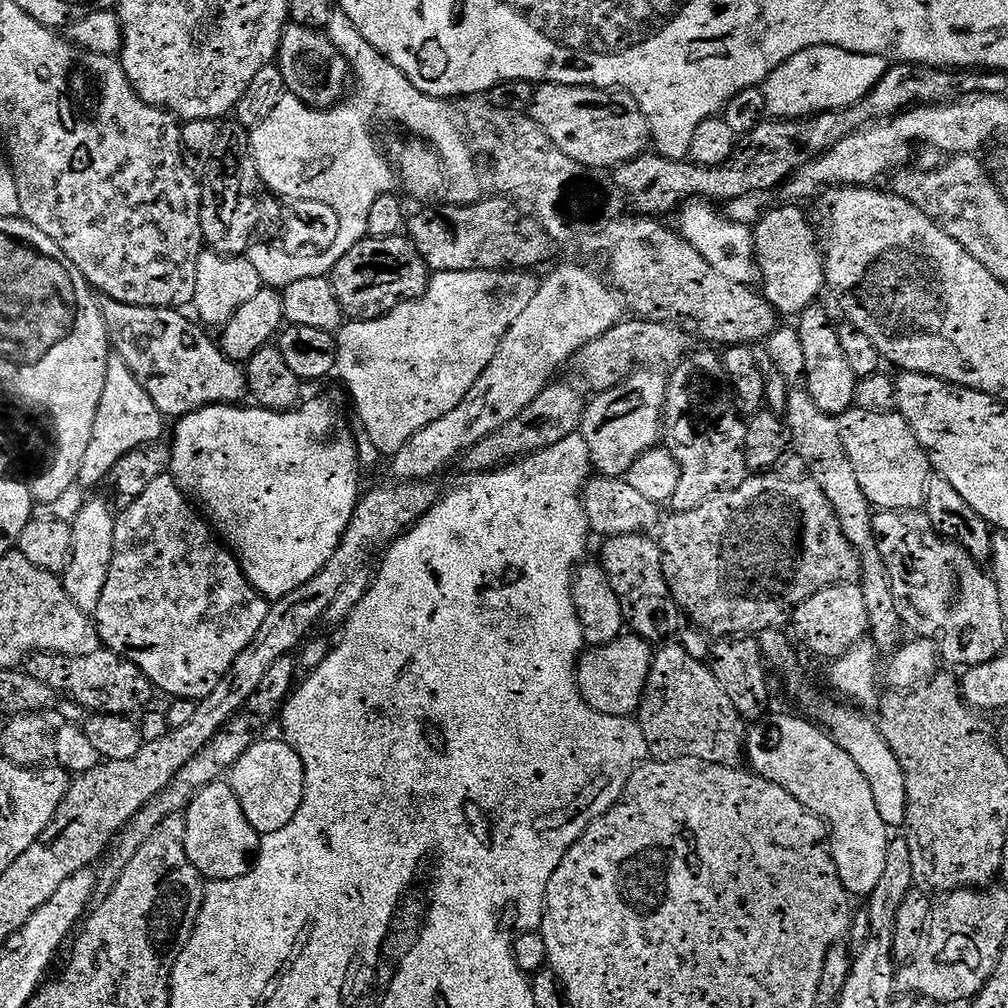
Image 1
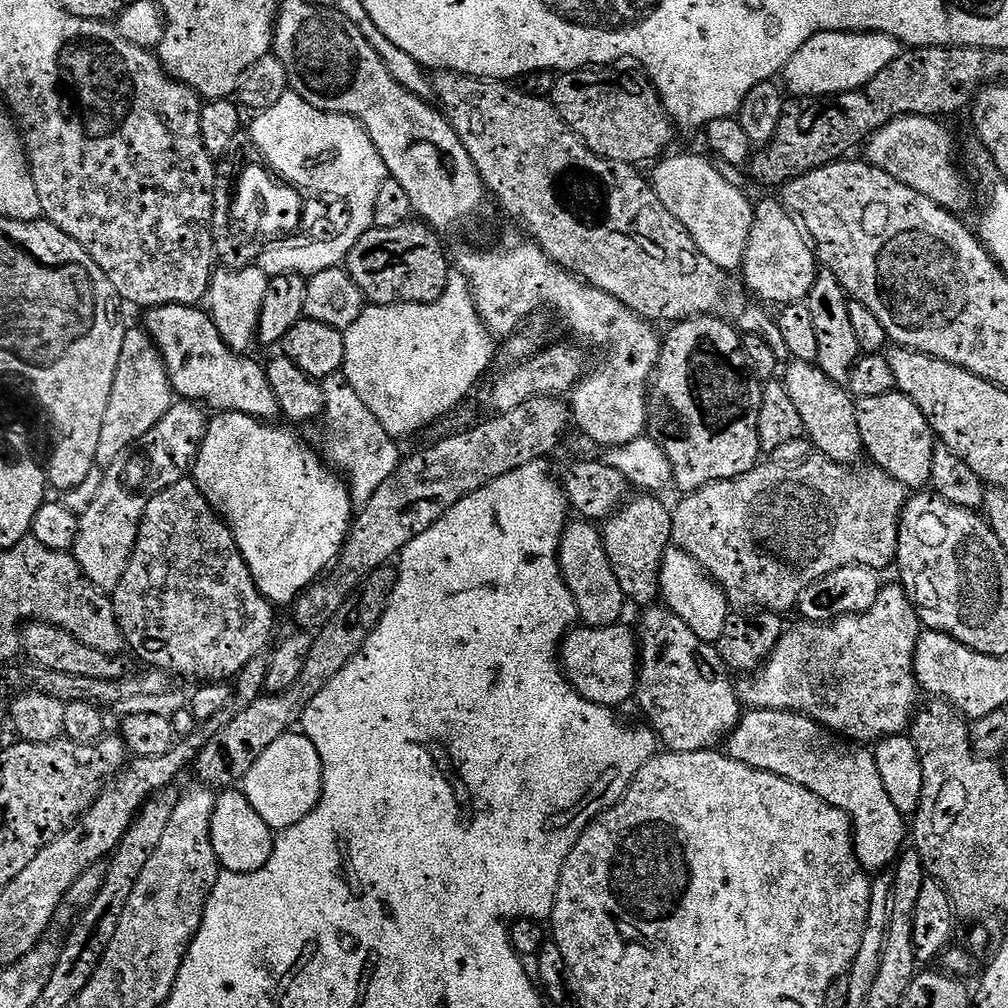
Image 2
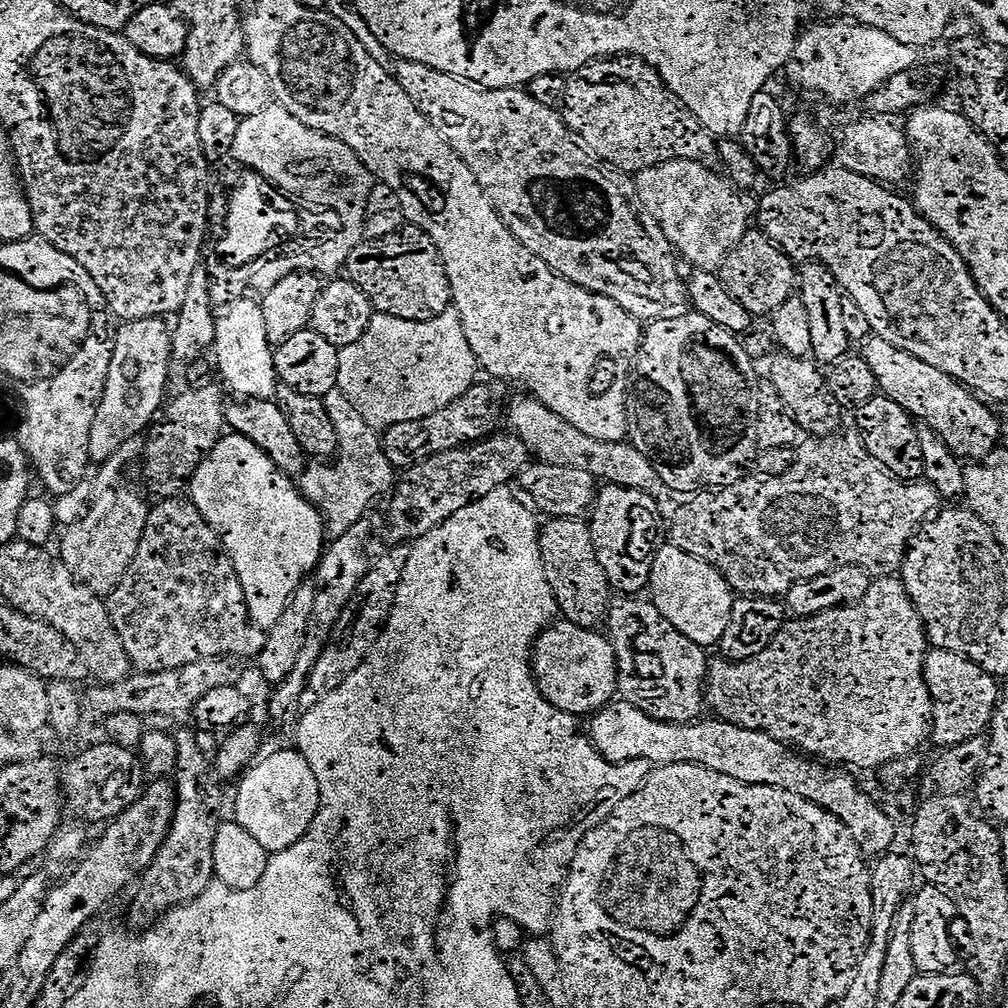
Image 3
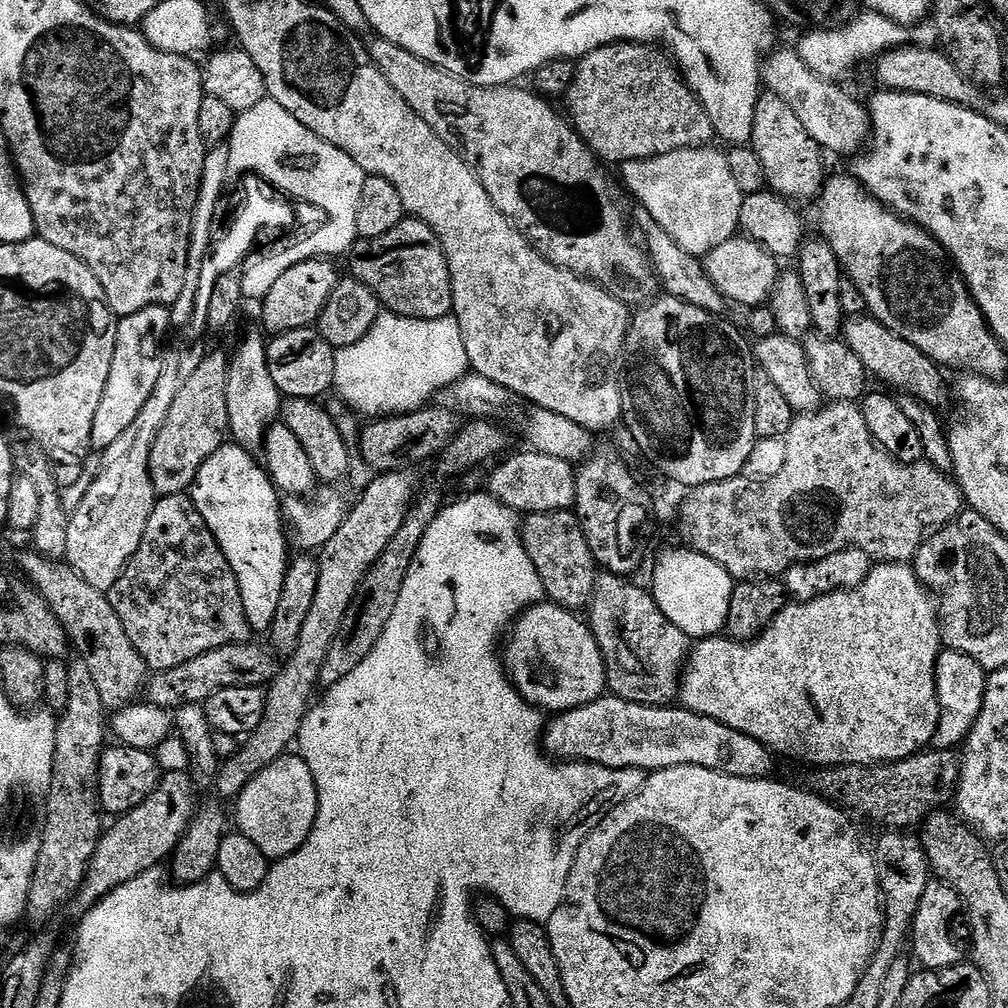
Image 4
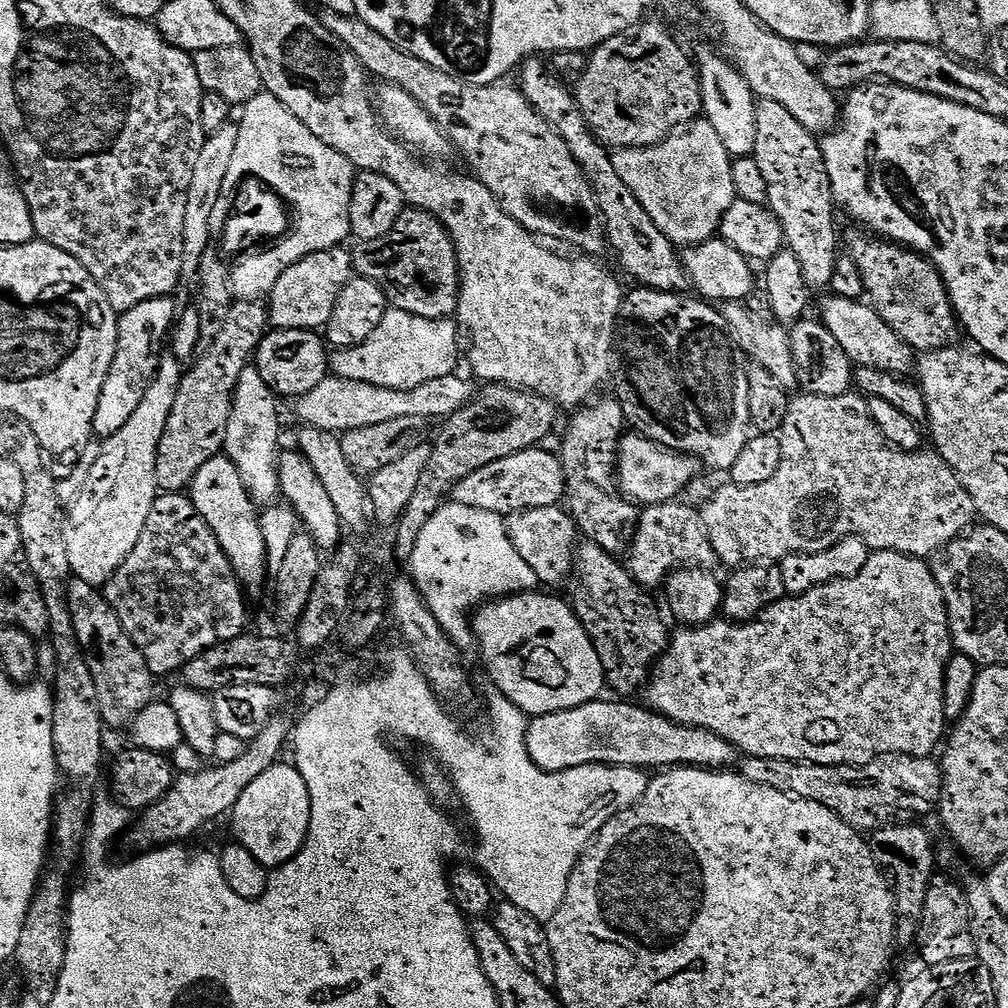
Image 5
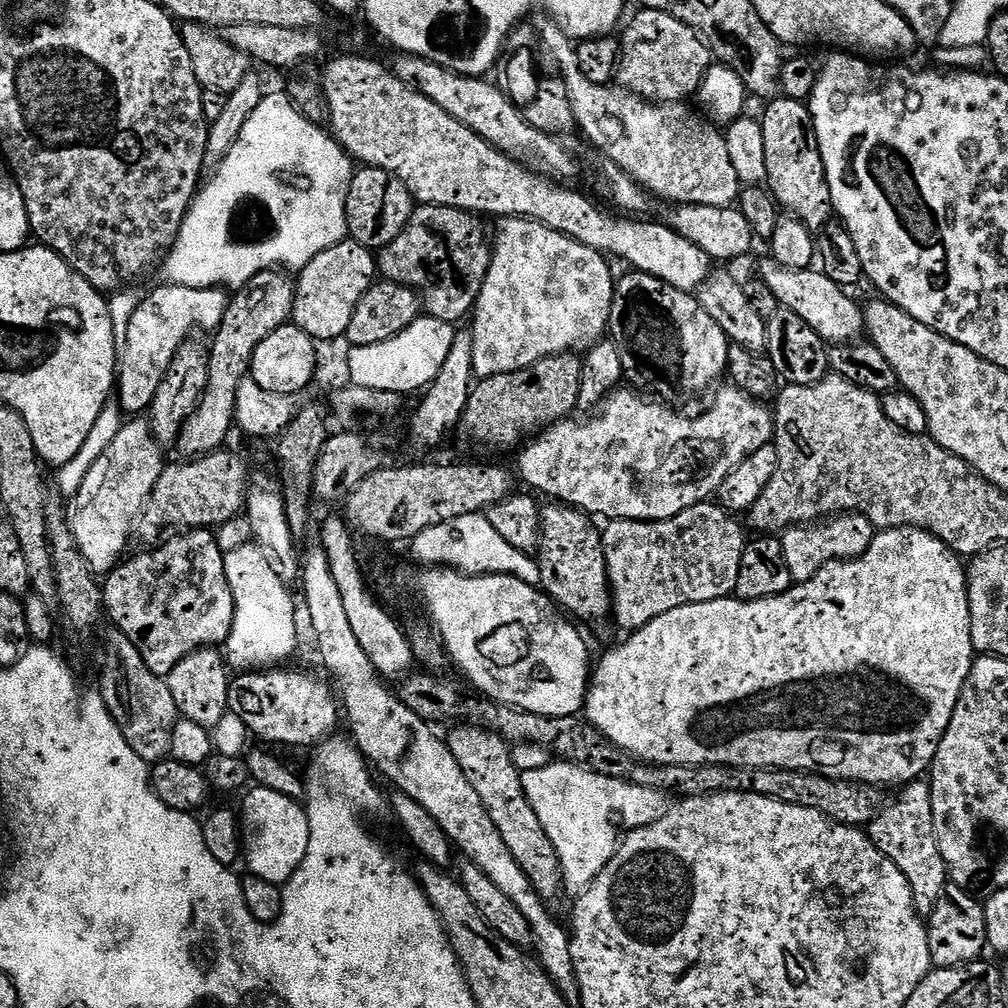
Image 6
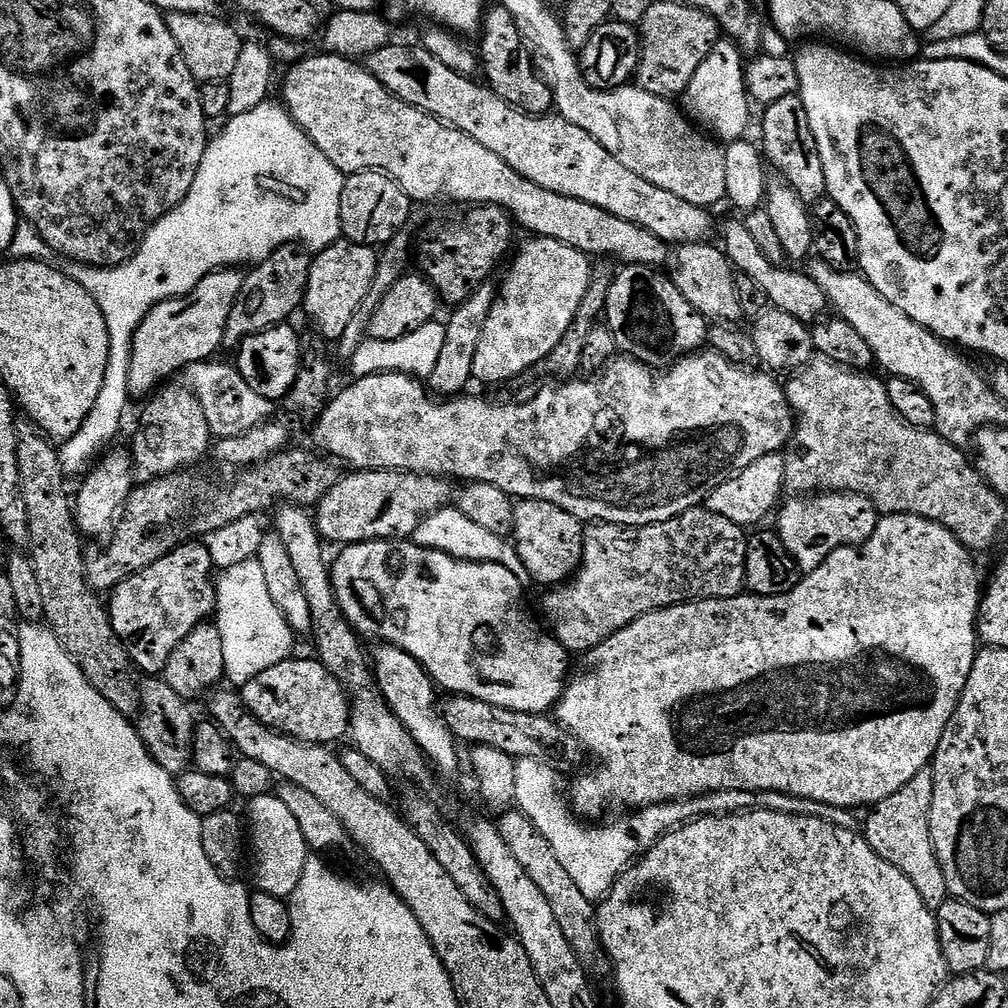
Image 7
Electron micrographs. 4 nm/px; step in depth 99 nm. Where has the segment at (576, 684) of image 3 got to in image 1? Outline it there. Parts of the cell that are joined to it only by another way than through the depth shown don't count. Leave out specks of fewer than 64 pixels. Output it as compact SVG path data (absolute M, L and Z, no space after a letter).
M622 634L609 644L589 647L581 655L576 672L584 700L604 714L632 716L645 699L653 655L653 645L635 634Z

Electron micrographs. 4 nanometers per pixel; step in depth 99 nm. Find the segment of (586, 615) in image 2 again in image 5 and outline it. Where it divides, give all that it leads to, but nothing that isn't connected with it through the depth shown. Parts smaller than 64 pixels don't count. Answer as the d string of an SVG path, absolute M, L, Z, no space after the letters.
M563 507L535 508L525 512L514 512L506 520L510 542L526 558L526 566L534 570L541 585L549 584L549 589L556 590L559 584L569 583L576 566L578 547L578 529L575 520Z

